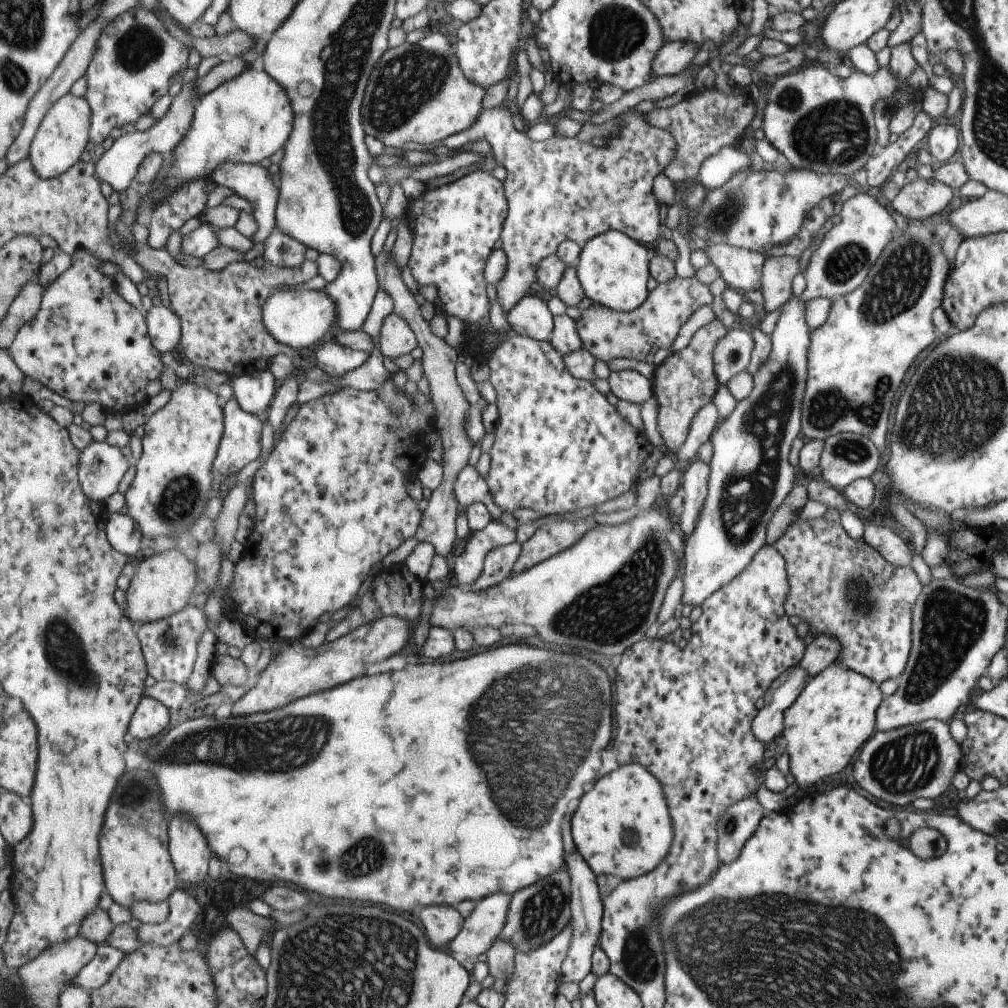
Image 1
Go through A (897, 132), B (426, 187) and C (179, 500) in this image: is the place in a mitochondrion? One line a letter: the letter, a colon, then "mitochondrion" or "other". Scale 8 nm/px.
A: other
B: other
C: mitochondrion

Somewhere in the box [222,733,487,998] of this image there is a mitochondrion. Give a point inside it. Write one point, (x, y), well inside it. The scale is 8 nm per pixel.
(359, 861)

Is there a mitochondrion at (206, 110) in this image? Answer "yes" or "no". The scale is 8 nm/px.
no

